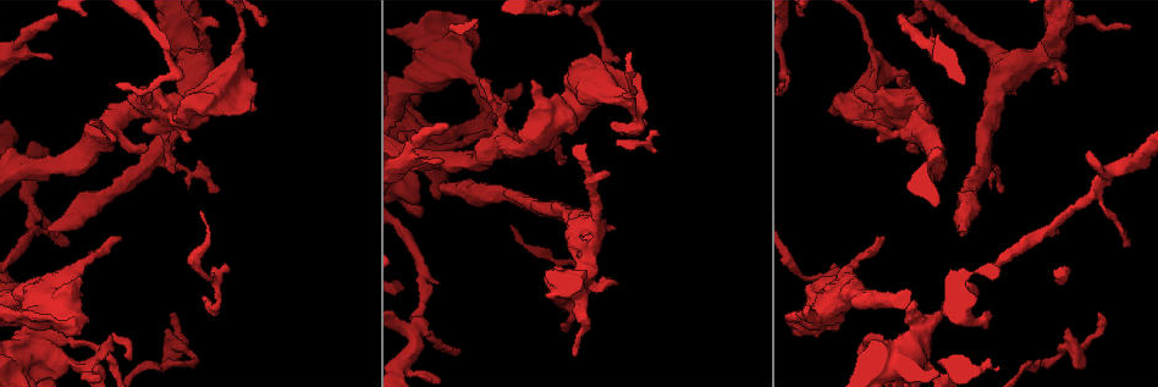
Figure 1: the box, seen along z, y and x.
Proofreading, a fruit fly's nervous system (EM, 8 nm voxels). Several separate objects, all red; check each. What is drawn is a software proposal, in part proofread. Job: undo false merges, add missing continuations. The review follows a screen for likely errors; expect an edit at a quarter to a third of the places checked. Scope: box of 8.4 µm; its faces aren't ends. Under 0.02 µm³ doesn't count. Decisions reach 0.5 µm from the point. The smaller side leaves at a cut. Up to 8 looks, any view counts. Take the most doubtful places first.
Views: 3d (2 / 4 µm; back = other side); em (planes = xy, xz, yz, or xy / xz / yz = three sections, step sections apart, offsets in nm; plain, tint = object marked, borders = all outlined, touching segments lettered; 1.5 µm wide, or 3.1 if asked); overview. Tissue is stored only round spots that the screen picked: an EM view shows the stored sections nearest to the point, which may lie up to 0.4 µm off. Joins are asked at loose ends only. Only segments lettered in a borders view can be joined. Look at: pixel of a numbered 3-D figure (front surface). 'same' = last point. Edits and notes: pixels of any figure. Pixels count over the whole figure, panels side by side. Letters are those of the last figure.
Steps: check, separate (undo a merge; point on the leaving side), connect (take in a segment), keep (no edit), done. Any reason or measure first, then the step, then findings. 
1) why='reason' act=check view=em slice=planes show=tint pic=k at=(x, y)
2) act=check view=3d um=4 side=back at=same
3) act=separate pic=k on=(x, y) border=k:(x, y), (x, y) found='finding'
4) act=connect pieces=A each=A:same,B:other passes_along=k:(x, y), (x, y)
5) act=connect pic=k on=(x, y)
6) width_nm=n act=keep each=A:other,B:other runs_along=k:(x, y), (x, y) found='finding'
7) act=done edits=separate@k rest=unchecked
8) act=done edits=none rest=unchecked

why='stops while still wide' act=check view=em slice=xz step=8 show=tint pic=1 at=(440, 184)

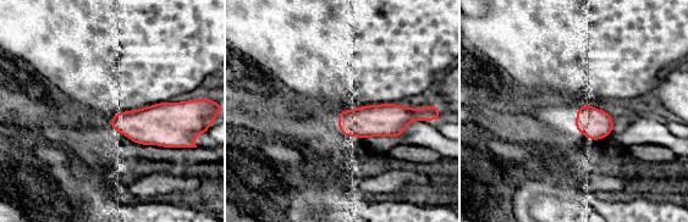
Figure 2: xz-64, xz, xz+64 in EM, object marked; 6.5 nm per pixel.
why='another direction' act=check view=em slice=planes show=borders at=same

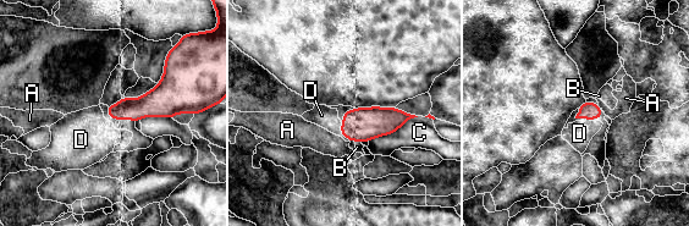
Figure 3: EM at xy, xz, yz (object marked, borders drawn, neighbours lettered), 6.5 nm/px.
act=connect pieces=D each=A:other,B:other,C:other,D:same found='it goes on there'

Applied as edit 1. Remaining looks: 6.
why='redraw' act=check view=overview

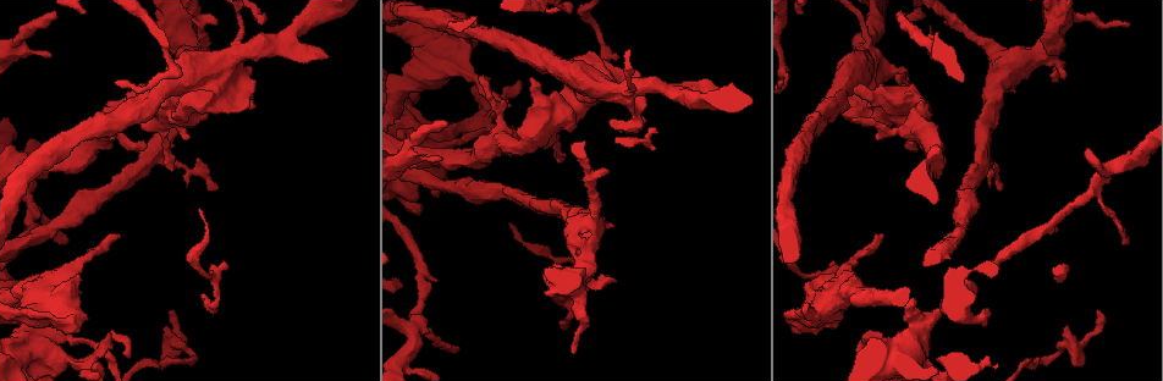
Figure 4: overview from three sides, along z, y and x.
why='branch stops here' act=check view=em slice=xz step=4 show=borders pic=4 at=(1056, 76)

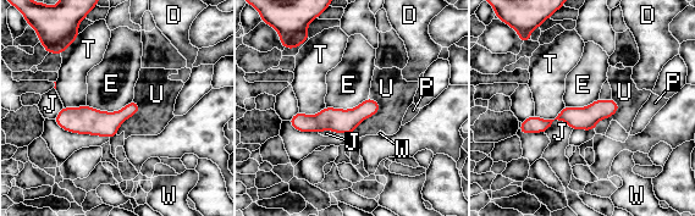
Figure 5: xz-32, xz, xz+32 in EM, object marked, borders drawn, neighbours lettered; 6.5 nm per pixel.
why='cut it another way' act=check view=em slice=xy step=8 show=borders at=same

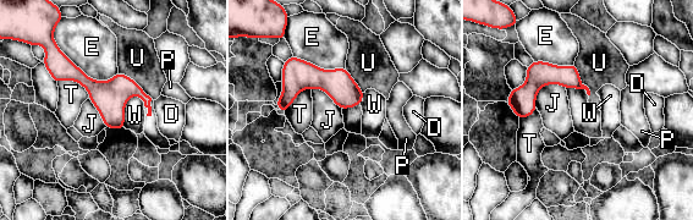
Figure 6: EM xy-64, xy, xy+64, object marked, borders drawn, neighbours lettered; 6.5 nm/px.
act=keep each=D:other,E:other,J:other,P:other,T:other,U:other,W:other runs_along=6:(50, 67), (97, 89), (136, 89), (147, 103) found='none of them fits'

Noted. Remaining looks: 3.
why='stops while still wide' act=check view=em slice=yz step=8 show=plain pic=4 at=(938, 313)

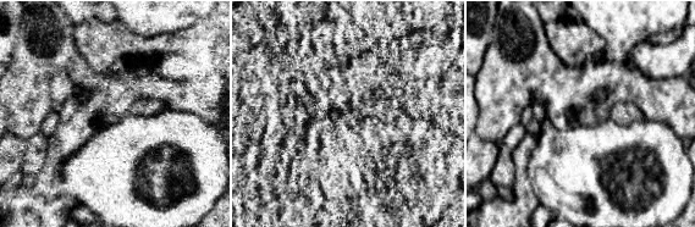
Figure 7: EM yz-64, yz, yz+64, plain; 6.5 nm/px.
why='what lies round it' act=check view=em slice=yz step=8 show=borders at=same

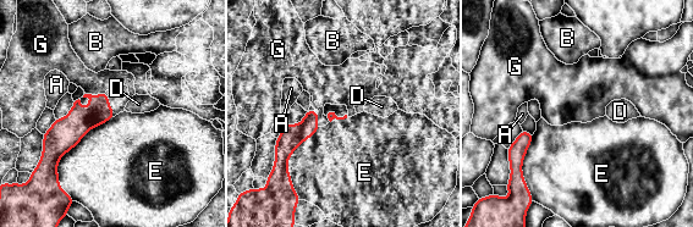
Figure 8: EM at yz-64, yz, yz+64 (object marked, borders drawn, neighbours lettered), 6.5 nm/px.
longest_contact=E:500nm act=connect pieces=G each=A:other,B:other,D:other,E:other,G:same found='it goes on there'

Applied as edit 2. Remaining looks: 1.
act=done edits=connect@3,connect@8 rest=unchecked

